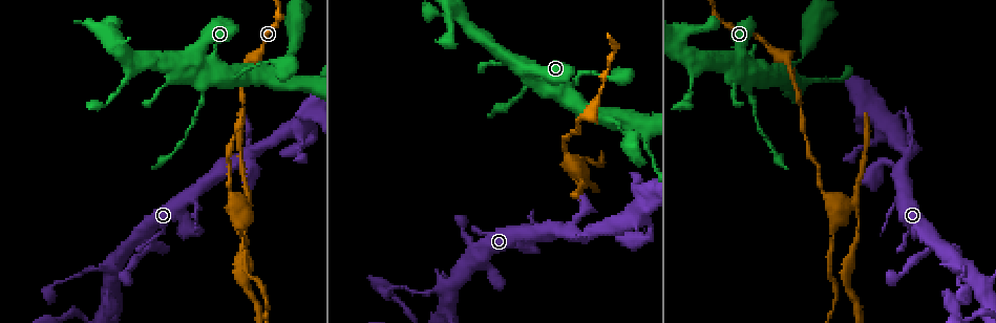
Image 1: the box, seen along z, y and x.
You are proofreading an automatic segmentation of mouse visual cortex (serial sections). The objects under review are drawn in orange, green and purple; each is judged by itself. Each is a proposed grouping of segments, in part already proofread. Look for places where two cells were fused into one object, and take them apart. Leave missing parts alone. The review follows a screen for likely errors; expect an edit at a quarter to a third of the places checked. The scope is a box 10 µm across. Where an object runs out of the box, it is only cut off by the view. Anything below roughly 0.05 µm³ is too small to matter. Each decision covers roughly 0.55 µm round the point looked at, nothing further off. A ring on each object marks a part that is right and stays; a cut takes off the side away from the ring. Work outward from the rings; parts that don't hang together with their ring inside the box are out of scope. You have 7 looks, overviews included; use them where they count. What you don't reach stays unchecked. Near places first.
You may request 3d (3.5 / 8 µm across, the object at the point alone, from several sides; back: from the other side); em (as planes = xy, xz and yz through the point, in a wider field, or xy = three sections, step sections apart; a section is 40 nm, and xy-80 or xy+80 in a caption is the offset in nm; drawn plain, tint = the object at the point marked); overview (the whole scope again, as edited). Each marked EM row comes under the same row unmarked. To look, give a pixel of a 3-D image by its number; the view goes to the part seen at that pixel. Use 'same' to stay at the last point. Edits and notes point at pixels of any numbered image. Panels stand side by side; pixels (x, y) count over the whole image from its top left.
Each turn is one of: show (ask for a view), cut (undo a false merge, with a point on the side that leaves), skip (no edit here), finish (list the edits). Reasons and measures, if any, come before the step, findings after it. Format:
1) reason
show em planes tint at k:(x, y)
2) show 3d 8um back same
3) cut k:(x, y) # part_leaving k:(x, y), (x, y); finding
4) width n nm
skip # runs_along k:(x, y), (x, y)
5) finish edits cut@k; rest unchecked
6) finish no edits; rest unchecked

show 3d 3.5um back at 1:(924, 253)

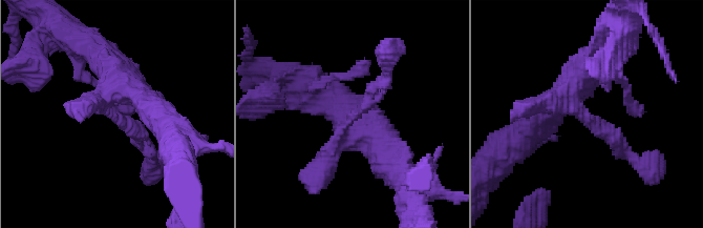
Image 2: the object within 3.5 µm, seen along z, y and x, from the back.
arms 4; arm_widths 200, 300, 400, 400 nm; need the tissue
show em planes tint at 2:(348, 121)

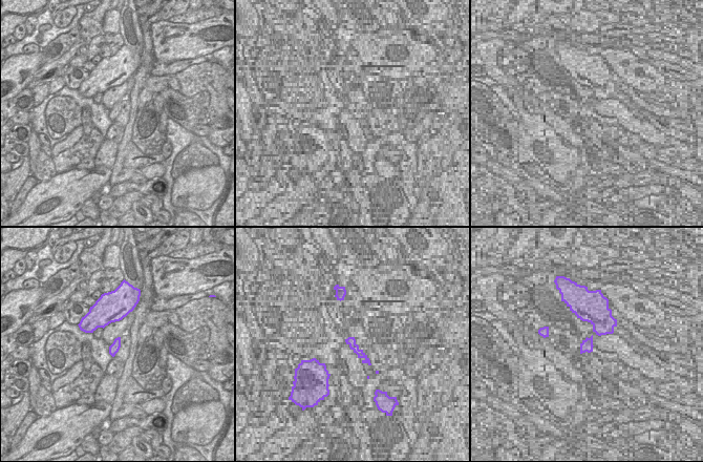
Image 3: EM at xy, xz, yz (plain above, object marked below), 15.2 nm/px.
skip # runs_along 2:(105, 60), (150, 150); continuous, no second cell

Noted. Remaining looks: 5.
calibre changes
show 3d 8um at 1:(749, 95)

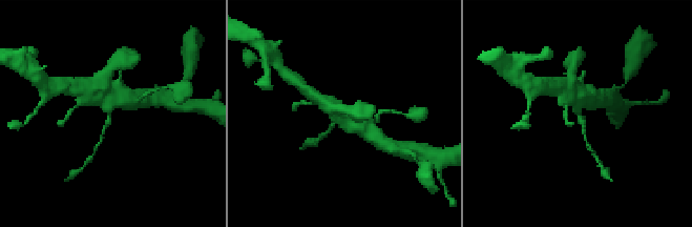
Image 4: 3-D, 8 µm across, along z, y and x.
arm_widths 100, 500 nm
show em xy step 3 tint same

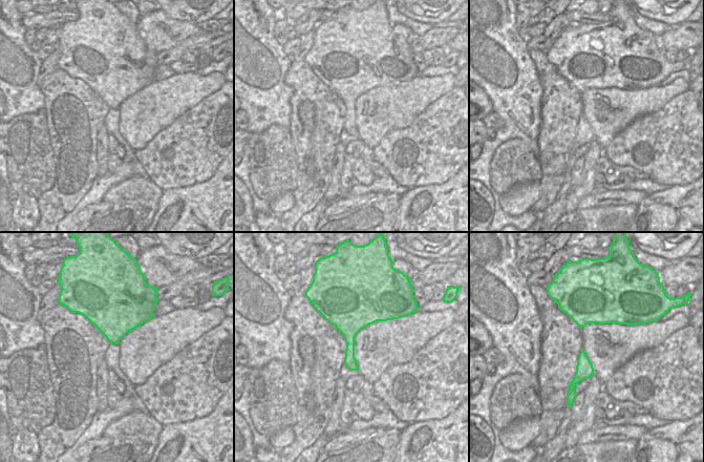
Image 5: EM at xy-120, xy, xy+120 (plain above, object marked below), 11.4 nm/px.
cut 4:(583, 129) # part_leaving 4:(580, 116), (586, 144), (593, 153); a second cell is stuck on

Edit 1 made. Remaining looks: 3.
redraw
show overview

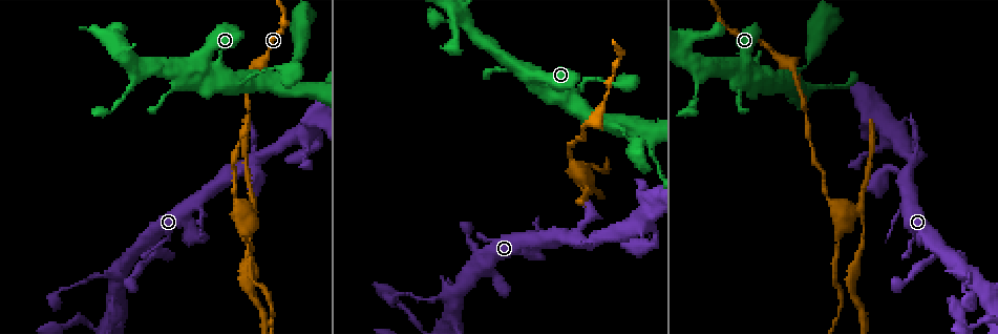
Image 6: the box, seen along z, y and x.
sudden change in width
show 3d 3.5um at 6:(967, 281)

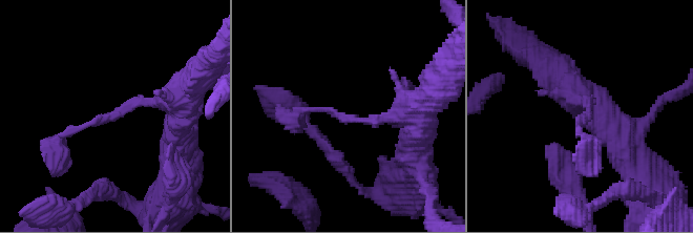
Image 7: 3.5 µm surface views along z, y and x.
arm_widths 100, 350 nm; now the EM
show em planes tint at 7:(122, 113)

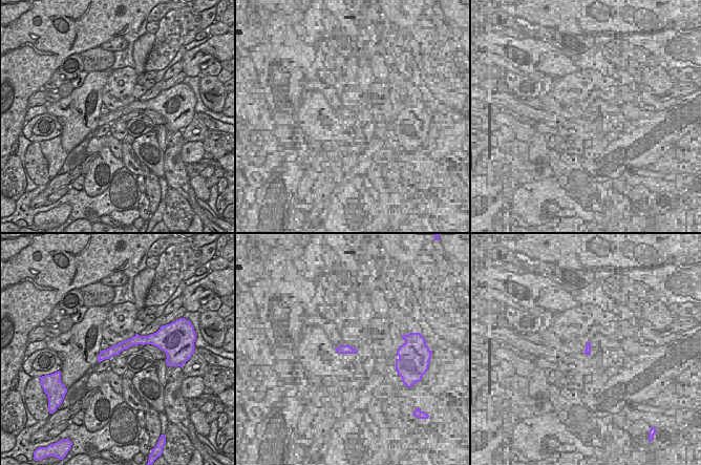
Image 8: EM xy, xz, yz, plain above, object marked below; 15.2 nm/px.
skip # runs_along 7:(185, 92), (133, 102), (59, 138); all the same cell

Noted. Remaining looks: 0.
finish edits cut@4; rest unchecked

